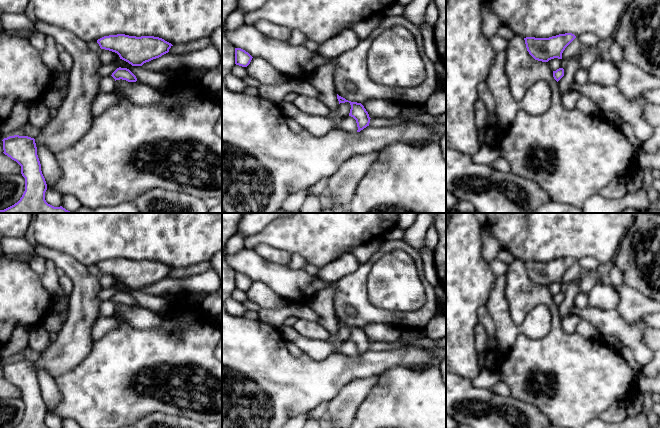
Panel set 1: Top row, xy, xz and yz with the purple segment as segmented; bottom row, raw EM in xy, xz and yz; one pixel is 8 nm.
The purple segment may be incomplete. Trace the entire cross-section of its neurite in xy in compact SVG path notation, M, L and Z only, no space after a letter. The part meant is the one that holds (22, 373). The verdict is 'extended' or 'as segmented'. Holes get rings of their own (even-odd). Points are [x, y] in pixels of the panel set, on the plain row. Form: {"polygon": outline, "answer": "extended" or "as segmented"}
{"polygon": "M9 360L3 364L4 378L21 390L25 415L15 428L48 428L45 424L47 408L41 395L35 363L28 360Z", "answer": "as segmented"}

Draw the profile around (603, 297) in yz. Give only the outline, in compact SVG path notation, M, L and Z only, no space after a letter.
M596 284L588 293L588 306L599 310L616 310L619 303L619 295L616 287Z

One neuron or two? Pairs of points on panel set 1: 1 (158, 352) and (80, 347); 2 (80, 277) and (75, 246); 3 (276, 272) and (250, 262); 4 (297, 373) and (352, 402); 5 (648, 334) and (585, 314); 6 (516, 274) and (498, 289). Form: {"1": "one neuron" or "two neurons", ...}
{"1": "two neurons", "2": "two neurons", "3": "one neuron", "4": "two neurons", "5": "two neurons", "6": "two neurons"}

